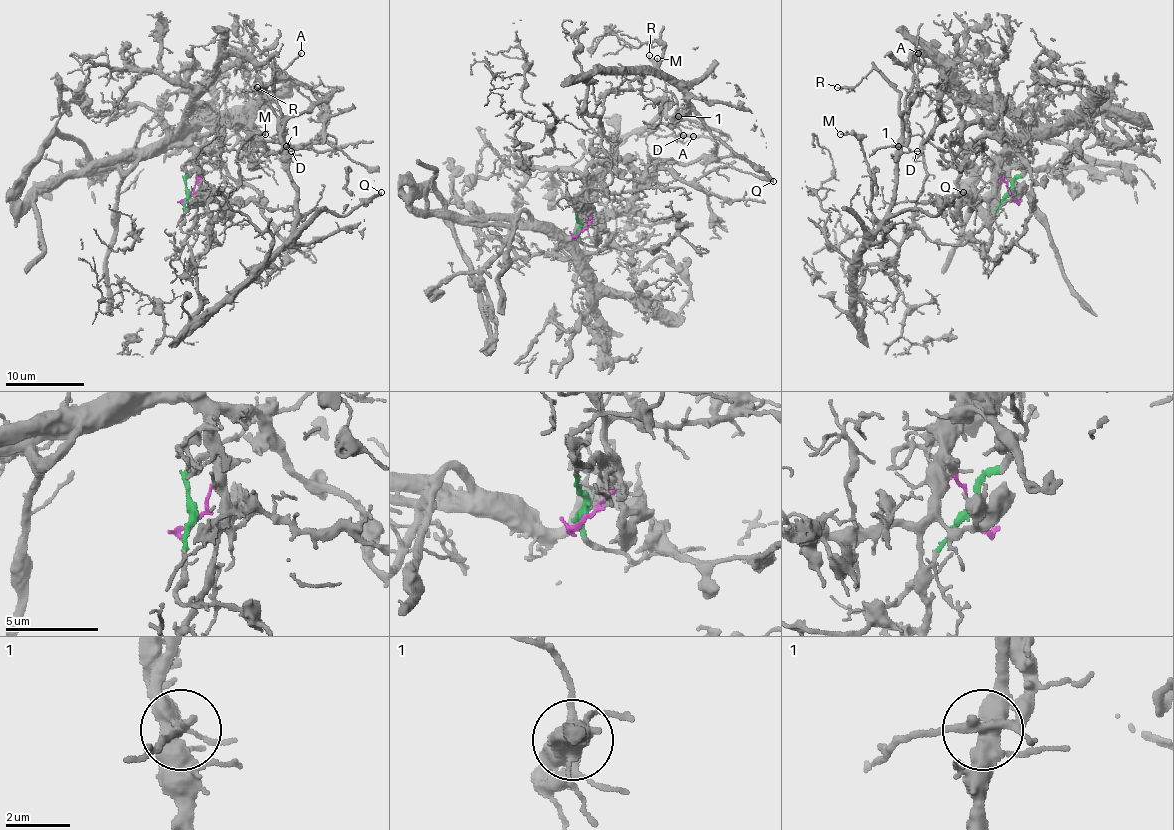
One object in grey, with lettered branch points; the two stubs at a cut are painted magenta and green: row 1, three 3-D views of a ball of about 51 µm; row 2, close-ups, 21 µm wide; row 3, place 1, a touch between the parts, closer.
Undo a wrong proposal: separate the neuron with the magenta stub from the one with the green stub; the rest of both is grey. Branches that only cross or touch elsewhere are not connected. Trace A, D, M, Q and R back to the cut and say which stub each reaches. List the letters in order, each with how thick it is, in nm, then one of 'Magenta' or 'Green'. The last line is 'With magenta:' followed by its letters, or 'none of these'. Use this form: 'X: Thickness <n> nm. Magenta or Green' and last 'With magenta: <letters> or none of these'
A: Thickness 110 nm. Green
D: Thickness 120 nm. Green
M: Thickness 100 nm. Green
Q: Thickness 320 nm. Green
R: Thickness 140 nm. Green
With magenta: none of these

